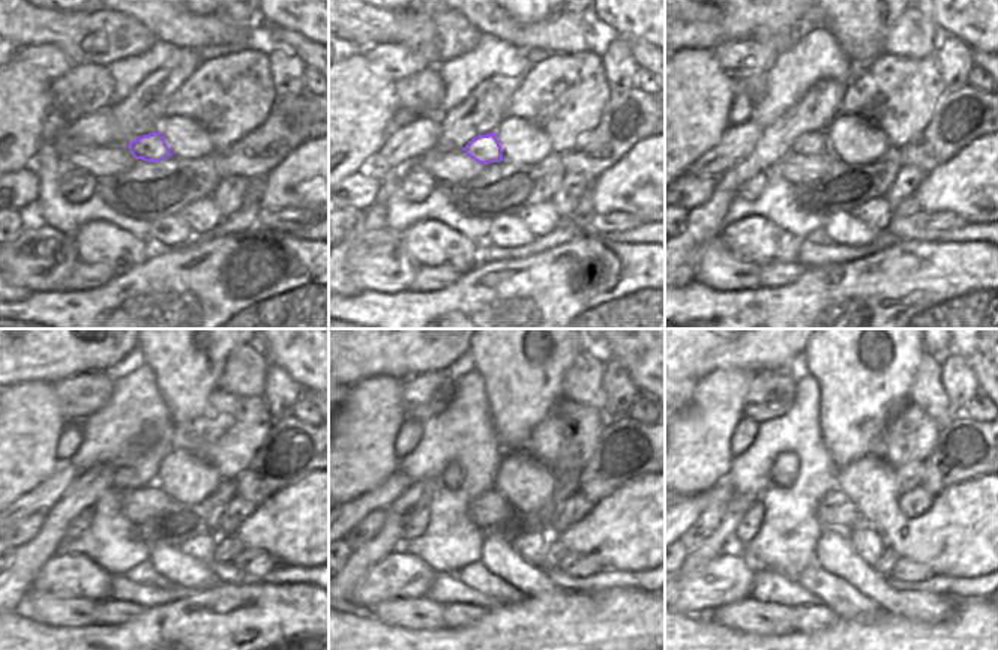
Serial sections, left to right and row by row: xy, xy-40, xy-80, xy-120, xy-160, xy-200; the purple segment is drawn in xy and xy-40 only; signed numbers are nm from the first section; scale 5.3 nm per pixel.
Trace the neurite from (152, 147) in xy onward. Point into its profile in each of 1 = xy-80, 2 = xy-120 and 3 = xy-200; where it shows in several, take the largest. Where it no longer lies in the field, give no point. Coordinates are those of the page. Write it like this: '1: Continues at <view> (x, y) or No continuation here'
1: Continues at xy-80 (812, 143)
2: Continues at xy-120 (123, 478)
3: Continues at xy-200 (785, 467).

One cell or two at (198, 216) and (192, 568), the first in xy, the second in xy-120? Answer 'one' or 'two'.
two

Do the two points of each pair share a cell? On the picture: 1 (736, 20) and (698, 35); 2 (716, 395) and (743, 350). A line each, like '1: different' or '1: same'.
1: same
2: different

